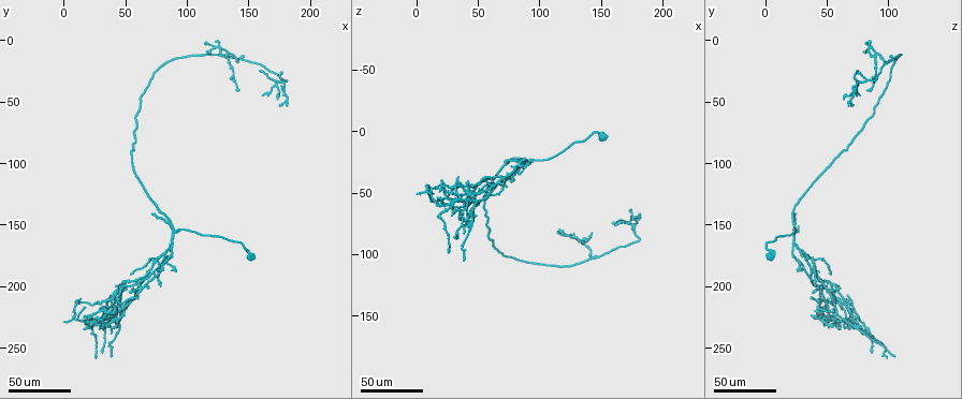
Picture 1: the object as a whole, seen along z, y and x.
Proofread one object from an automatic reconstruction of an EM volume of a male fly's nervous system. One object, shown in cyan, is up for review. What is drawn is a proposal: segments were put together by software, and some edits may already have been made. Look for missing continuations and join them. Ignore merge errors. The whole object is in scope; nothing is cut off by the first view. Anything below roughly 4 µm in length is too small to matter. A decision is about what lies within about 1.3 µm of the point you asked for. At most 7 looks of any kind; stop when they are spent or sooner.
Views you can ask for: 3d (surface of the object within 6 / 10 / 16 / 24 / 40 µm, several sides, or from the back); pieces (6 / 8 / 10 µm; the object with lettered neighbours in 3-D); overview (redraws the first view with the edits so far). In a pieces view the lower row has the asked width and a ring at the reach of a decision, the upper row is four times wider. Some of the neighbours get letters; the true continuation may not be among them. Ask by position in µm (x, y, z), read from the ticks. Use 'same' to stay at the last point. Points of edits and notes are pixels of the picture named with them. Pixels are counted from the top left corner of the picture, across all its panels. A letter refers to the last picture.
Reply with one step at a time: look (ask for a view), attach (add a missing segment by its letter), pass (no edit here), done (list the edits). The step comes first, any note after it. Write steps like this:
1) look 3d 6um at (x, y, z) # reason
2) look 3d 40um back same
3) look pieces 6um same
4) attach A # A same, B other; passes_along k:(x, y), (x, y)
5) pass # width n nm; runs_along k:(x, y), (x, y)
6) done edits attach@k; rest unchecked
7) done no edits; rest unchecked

look 3d 24um at (78, 200, 42) # long arm stops here

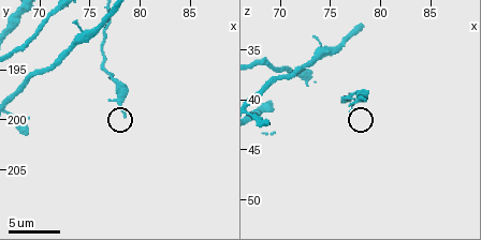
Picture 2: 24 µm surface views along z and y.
look pieces 6um at (78.4, 199.6, 40.2)

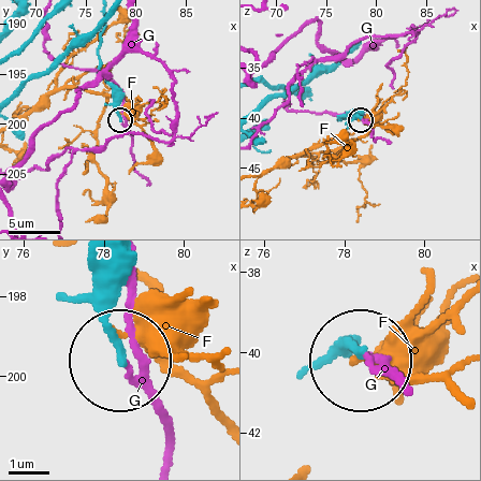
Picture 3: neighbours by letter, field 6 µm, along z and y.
pass # width 180 nm; F other, G other; runs_along 3:(95, 266), (119, 355); none of them fits

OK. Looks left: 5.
look 3d 40um at (62, 208, 36) # end of a long branch

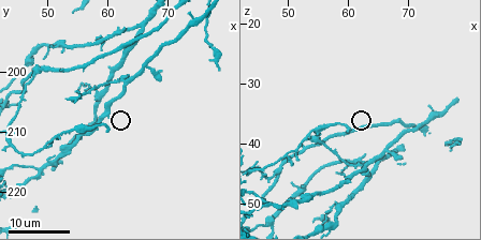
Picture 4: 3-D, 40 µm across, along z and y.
look pieces 8um at (60.0, 210.0, 38.0)

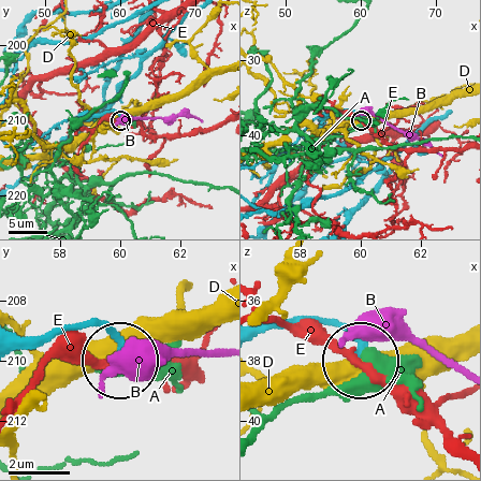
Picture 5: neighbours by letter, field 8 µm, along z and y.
pass # width 200 nm; A other, B other, D other, E other; none of them fits

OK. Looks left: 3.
look 3d 40um at (42, 220, 38) # tapers out

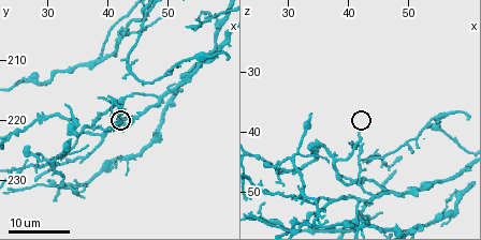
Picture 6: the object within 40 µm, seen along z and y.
look pieces 8um at (42.0, 220.0, 40.0) # see the neighbours

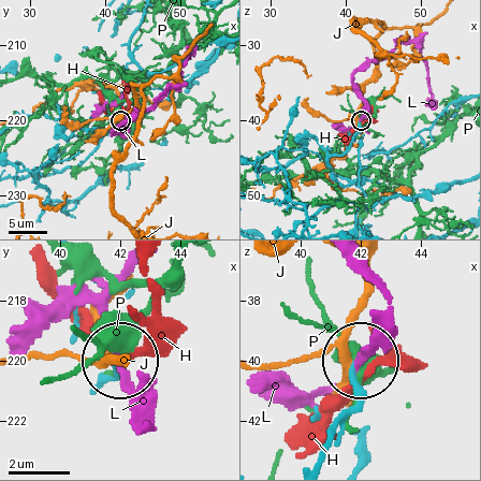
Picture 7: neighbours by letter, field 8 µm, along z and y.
pass # H other, J other, L other, P other; no lettered segment goes on from it

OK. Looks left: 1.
done no edits; rest unchecked

